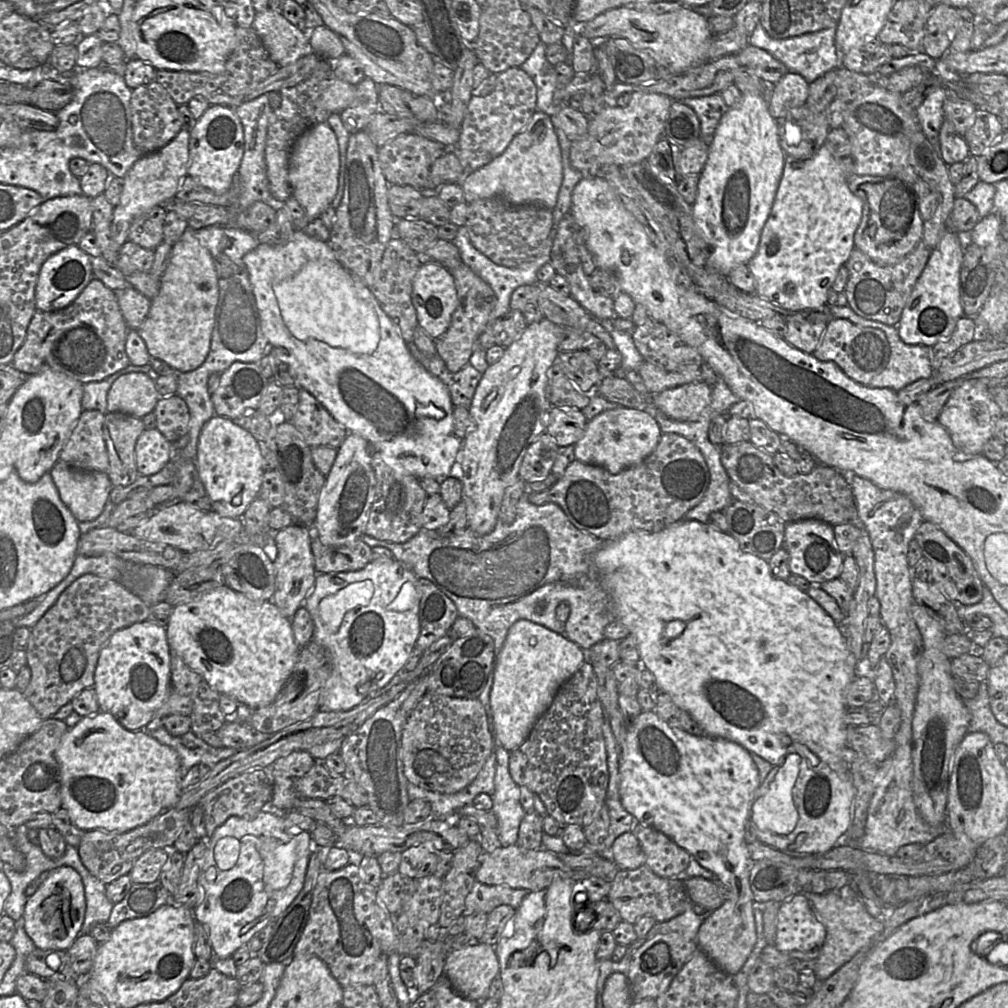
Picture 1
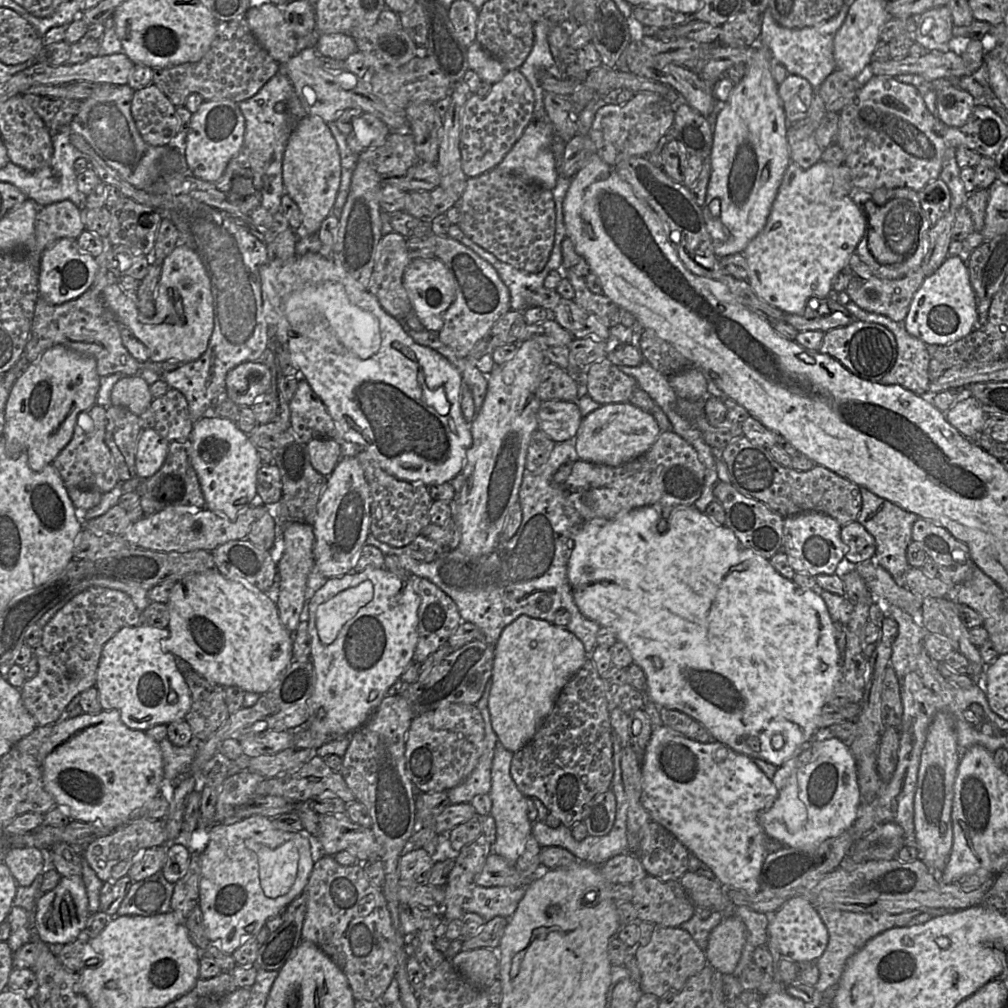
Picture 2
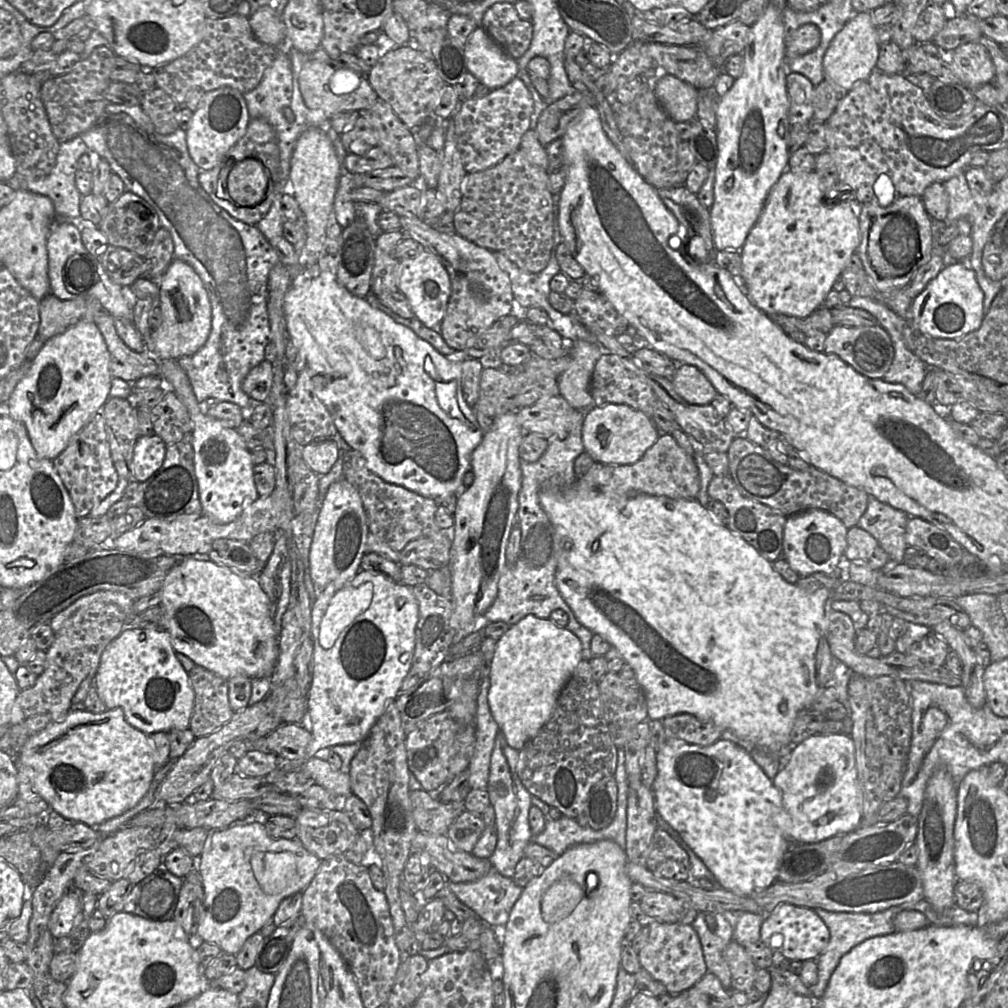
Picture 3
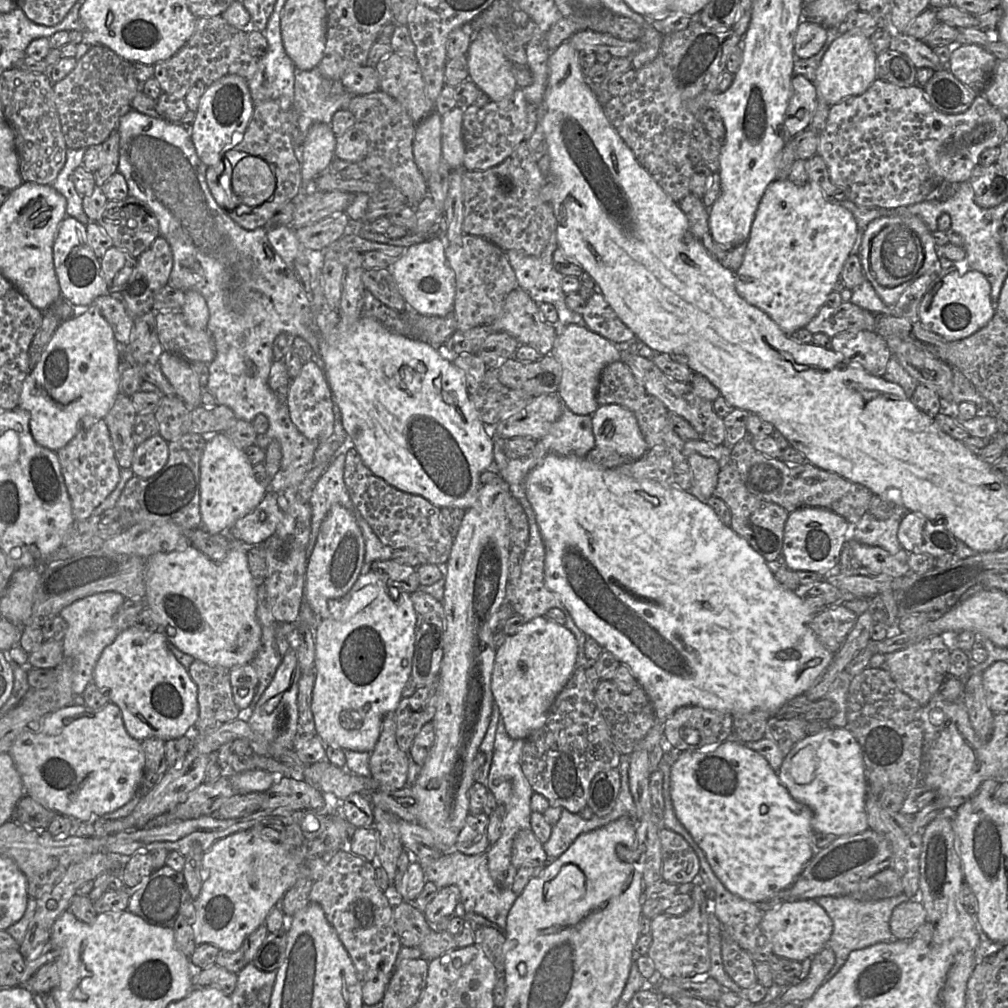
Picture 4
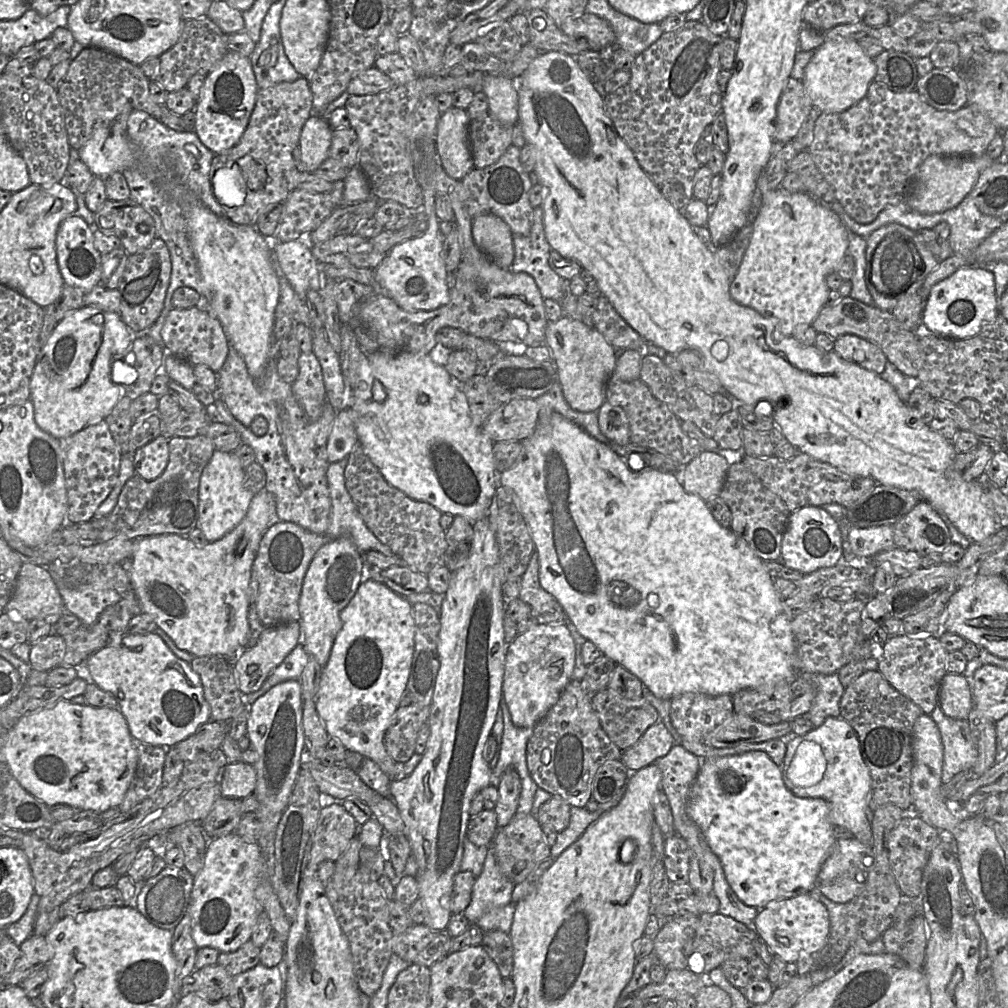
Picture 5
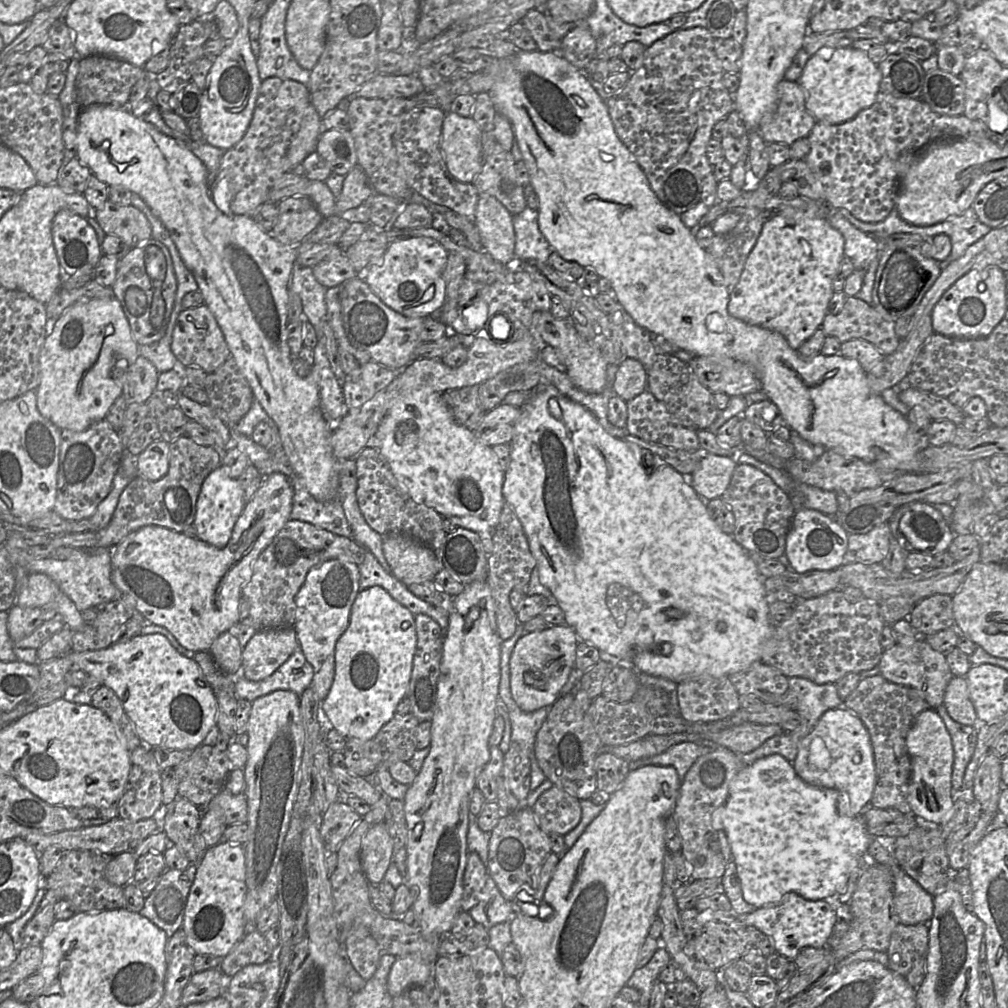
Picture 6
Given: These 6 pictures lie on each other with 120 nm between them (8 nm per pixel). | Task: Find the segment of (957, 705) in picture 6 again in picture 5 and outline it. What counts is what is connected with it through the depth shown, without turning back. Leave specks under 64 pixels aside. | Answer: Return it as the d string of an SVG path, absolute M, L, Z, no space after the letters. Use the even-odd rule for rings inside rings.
M947 673L941 683L938 704L948 717L967 719L973 708L971 688L963 674Z

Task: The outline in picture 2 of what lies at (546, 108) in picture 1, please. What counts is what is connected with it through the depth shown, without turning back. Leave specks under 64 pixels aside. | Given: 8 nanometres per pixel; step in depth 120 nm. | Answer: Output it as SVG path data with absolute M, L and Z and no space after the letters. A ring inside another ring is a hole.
M541 20L534 23L534 45L529 56L519 69L529 82L535 95L533 120L547 119L544 105L545 90L540 85L538 72L540 70L546 70L556 79L566 78L555 62L548 43L548 34L556 25L558 24L548 20Z

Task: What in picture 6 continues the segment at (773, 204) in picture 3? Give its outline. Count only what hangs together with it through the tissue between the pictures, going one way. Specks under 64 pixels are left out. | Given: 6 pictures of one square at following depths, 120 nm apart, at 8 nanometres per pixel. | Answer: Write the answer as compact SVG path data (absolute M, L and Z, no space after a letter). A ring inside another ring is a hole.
M793 208L767 219L750 252L739 282L730 293L729 314L745 323L780 333L797 351L814 332L821 328L833 290L833 279L840 273L844 254L844 237L826 218L809 217Z

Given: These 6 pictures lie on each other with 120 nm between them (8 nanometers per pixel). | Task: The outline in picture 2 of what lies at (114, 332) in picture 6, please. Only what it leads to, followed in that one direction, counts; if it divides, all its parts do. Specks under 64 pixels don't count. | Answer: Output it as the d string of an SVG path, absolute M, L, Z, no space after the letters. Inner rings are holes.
M55 345L46 350L37 361L29 365L11 388L4 410L3 437L7 455L17 459L21 453L27 453L28 465L35 472L40 472L46 465L52 464L72 439L78 415L96 404L100 378L94 357L79 354L63 345Z

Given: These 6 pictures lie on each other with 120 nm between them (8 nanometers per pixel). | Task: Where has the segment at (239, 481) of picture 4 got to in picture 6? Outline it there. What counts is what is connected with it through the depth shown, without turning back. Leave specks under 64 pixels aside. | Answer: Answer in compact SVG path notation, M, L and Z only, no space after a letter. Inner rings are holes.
M222 465L211 472L204 480L196 505L194 525L201 541L217 548L224 548L231 539L234 526L242 514L247 502L237 479L226 473Z

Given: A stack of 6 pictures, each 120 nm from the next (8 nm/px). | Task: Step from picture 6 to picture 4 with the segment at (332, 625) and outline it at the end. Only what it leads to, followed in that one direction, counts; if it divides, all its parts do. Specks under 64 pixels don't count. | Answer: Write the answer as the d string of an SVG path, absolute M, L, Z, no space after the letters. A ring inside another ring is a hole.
M334 504L320 525L305 574L304 599L319 620L330 617L328 600L341 598L350 591L361 574L363 561L364 539L355 516Z

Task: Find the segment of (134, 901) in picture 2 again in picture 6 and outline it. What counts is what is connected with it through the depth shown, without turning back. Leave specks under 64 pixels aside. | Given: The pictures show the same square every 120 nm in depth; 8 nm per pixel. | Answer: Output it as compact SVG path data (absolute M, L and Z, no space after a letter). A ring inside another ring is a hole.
M190 864L185 870L166 869L139 912L164 930L169 938L182 928L196 872L197 864Z

